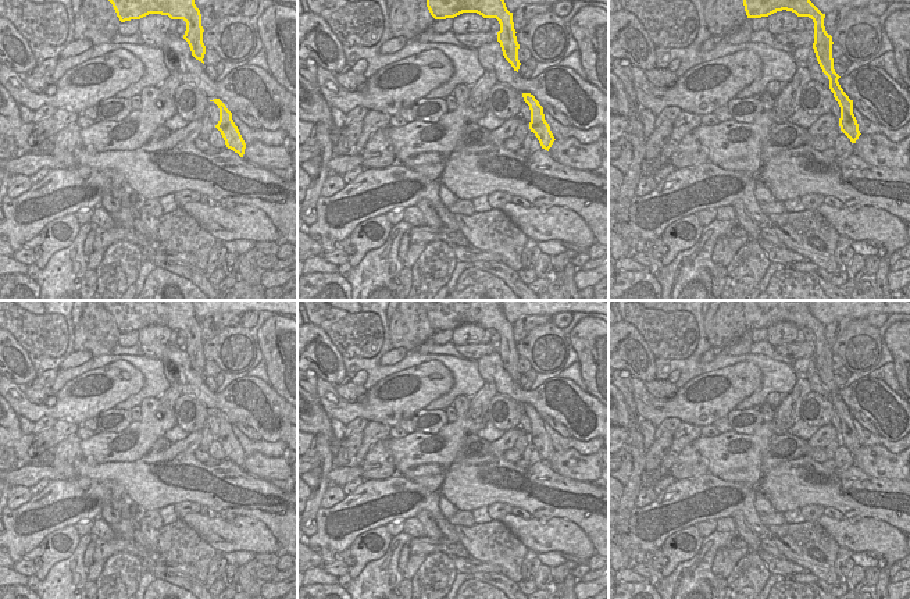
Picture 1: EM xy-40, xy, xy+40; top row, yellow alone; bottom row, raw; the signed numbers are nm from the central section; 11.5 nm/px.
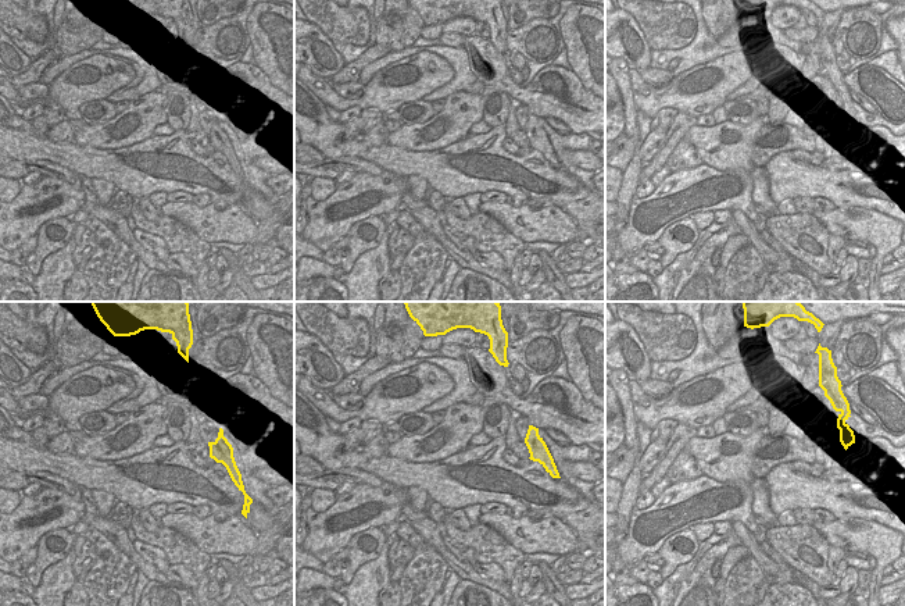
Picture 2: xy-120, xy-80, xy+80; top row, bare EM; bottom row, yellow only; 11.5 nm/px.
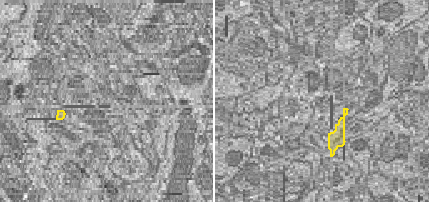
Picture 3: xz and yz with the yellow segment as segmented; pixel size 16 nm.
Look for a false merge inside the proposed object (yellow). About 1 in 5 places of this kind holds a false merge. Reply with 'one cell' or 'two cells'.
one cell

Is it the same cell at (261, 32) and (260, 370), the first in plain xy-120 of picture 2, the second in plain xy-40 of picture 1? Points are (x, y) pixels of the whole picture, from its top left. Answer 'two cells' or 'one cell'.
two cells

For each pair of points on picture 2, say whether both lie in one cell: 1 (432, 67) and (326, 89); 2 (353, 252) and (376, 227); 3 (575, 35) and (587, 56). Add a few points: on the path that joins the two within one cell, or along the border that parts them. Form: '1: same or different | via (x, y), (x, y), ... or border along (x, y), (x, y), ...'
1: same | via (406, 85), (392, 86), (365, 102), (351, 102)
2: same | via (357, 245), (369, 231)
3: same | via (580, 41), (585, 50)

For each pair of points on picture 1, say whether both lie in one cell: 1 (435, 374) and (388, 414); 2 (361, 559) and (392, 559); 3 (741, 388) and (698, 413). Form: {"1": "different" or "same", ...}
{"1": "same", "2": "different", "3": "same"}

